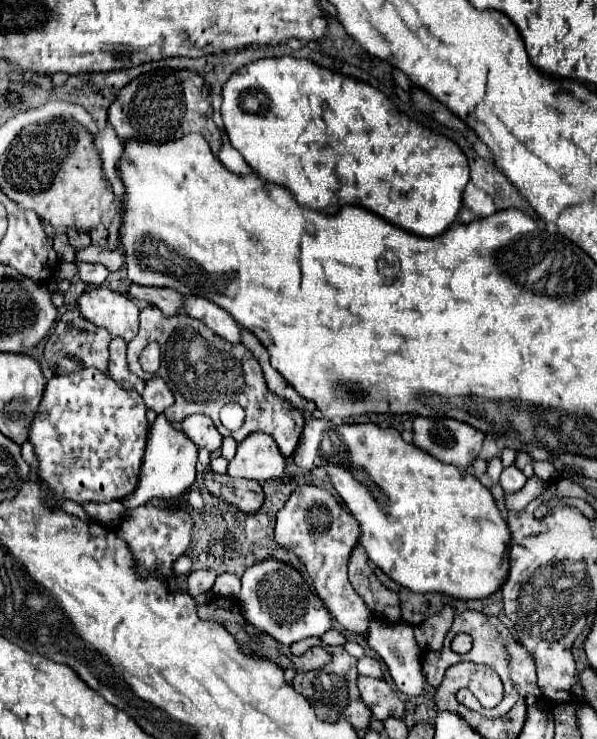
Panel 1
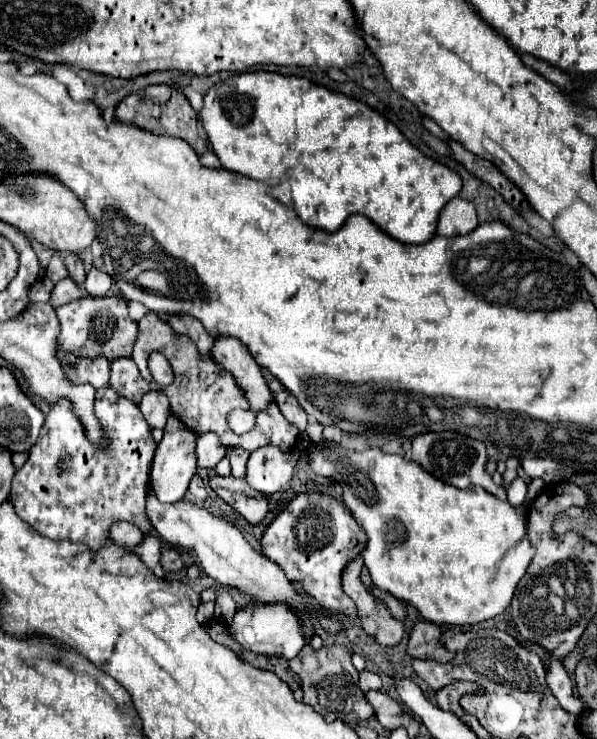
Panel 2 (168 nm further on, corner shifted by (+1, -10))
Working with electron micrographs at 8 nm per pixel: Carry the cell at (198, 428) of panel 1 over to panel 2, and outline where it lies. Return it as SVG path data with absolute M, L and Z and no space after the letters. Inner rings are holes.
M200 435L196 443L196 455L200 469L214 469L216 463L226 455L226 447L216 435Z

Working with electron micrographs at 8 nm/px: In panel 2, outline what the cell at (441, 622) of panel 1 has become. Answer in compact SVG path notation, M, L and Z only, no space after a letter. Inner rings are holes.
M418 621L412 625L410 643L408 643L408 655L410 657L436 657L436 661L450 659L450 653L440 643L440 629L428 621Z

